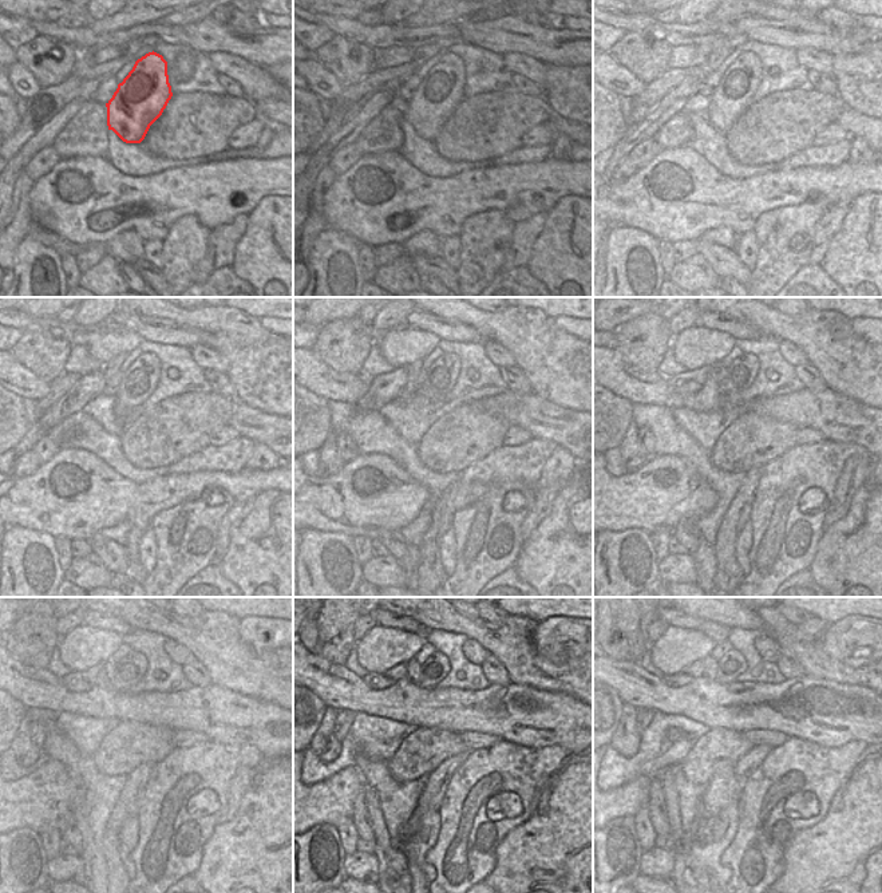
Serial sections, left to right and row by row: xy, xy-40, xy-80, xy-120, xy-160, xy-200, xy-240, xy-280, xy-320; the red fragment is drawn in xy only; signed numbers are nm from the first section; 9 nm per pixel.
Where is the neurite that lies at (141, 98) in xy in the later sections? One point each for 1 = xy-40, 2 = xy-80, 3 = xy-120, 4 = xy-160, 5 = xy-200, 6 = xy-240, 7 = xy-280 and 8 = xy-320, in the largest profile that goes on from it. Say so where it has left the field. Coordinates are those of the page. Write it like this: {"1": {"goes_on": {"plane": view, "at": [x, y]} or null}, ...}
{"1": {"goes_on": {"plane": "xy-40", "at": [438, 94]}}, "2": {"goes_on": {"plane": "xy-80", "at": [732, 97]}}, "3": {"goes_on": {"plane": "xy-120", "at": [141, 379]}}, "4": {"goes_on": {"plane": "xy-160", "at": [442, 375]}}, "5": {"goes_on": {"plane": "xy-200", "at": [742, 372]}}, "6": {"goes_on": {"plane": "xy-240", "at": [130, 671]}}, "7": {"goes_on": {"plane": "xy-280", "at": [435, 667]}}, "8": {"goes_on": {"plane": "xy-320", "at": [732, 664]}}}

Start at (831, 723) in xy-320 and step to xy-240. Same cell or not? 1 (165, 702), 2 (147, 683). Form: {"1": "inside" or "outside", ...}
{"1": "inside", "2": "outside"}

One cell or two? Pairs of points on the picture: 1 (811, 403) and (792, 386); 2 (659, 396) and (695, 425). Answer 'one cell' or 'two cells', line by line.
1: two cells
2: two cells

